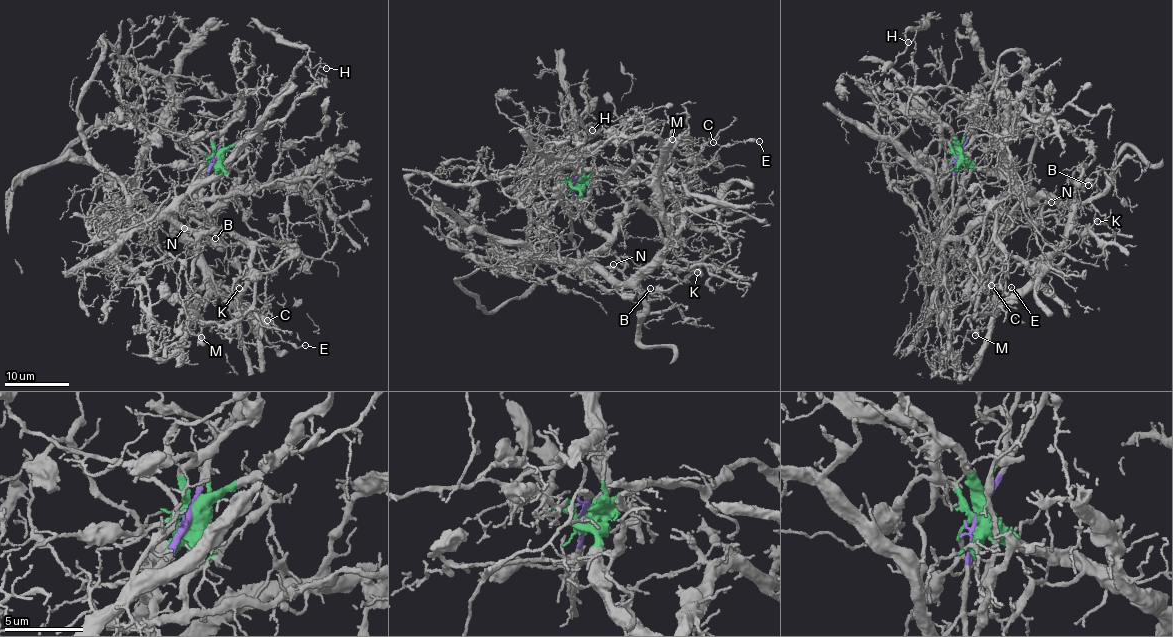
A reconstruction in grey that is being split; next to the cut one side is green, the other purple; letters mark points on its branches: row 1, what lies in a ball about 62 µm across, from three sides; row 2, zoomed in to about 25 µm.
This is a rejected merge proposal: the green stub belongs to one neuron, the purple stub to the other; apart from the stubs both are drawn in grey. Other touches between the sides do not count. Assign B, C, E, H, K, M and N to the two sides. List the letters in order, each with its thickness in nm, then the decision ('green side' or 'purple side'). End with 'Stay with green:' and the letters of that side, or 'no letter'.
B: calibre 140 nm; green side
C: calibre 80 nm; purple side
E: calibre 130 nm; purple side
H: calibre 100 nm; purple side
K: calibre 80 nm; green side
M: calibre 150 nm; green side
N: calibre 150 nm; green side
Stay with green: B, K, M, N

